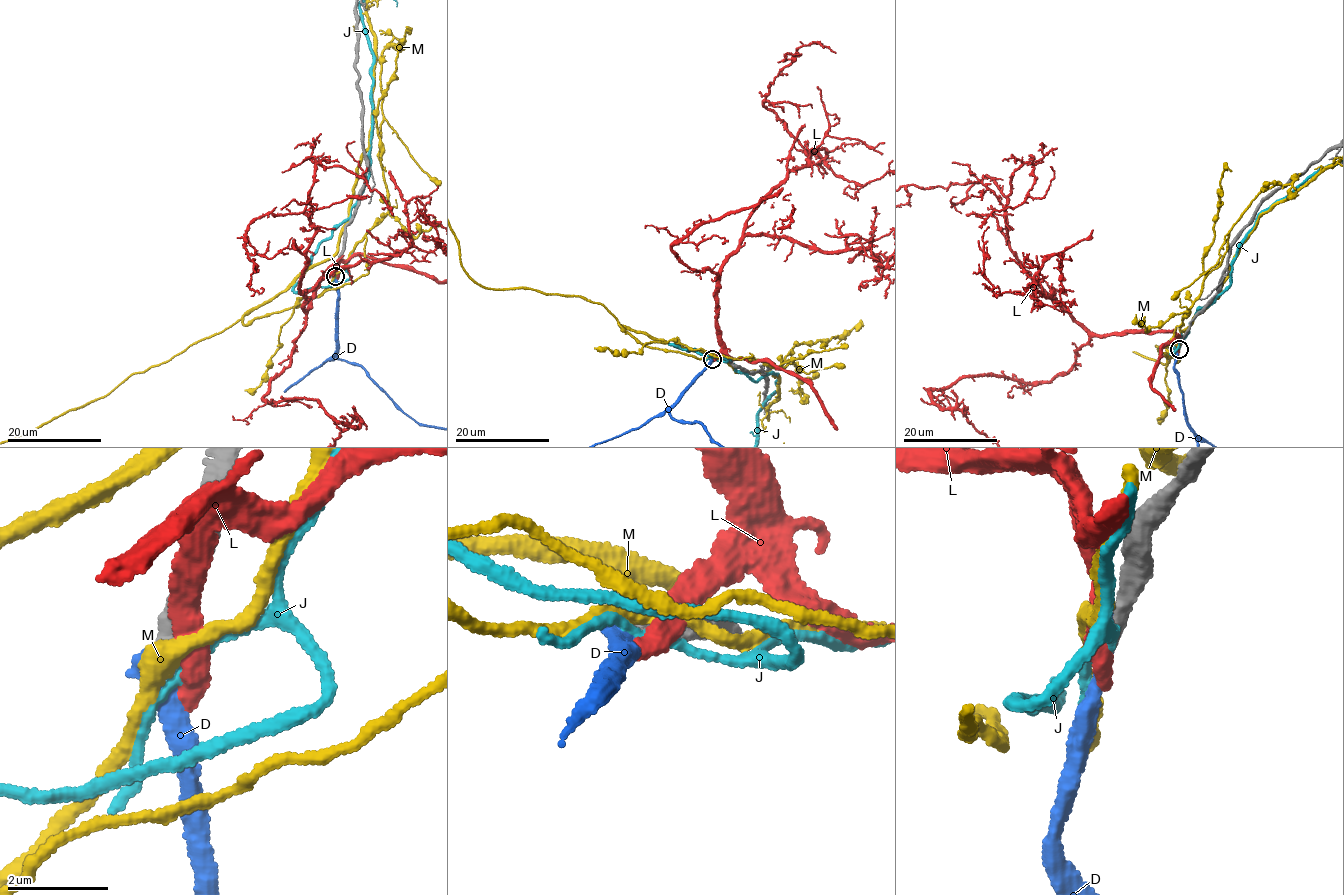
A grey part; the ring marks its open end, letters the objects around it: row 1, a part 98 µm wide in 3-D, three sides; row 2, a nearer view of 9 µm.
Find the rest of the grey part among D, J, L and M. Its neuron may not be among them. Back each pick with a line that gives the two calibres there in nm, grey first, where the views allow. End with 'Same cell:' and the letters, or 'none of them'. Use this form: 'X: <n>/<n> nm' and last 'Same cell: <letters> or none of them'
D: 320/280 nm
Same cell: D

